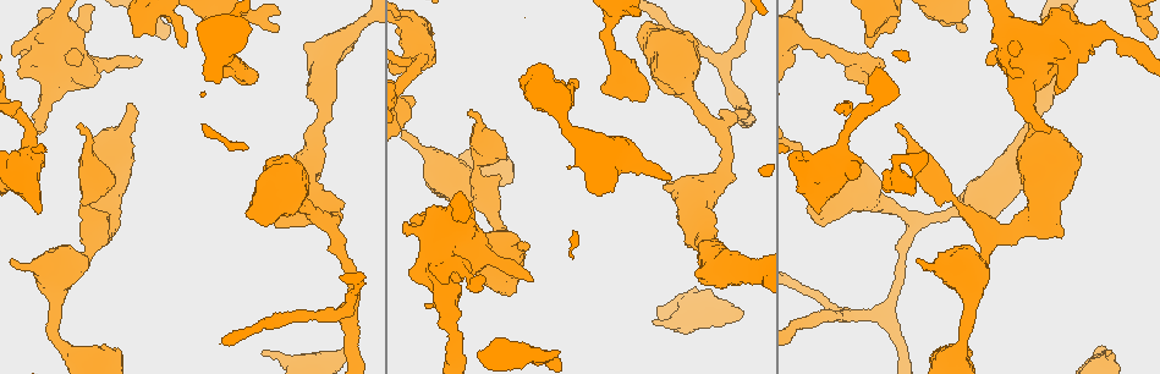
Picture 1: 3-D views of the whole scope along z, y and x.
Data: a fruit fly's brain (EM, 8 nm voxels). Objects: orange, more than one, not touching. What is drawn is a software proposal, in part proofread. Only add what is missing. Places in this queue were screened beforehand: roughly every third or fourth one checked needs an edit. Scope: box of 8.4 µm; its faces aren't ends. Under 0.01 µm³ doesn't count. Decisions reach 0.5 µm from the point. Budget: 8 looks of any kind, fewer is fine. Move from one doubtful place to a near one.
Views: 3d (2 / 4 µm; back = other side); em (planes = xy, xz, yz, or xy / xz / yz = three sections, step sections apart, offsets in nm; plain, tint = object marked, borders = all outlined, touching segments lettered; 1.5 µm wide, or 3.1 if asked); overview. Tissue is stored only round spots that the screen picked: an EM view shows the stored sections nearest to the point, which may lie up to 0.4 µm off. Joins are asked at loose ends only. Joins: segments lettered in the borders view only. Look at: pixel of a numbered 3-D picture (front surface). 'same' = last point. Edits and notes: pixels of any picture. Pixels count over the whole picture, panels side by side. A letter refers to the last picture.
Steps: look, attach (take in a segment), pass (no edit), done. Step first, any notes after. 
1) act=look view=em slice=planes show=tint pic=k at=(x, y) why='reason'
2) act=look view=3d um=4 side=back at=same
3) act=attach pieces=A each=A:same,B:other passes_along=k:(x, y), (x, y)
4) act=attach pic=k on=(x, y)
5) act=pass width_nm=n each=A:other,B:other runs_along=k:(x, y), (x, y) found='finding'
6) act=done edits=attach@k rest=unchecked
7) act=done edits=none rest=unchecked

act=look view=em slice=xy step=8 show=tint pic=1 at=(263, 356) why='free end'

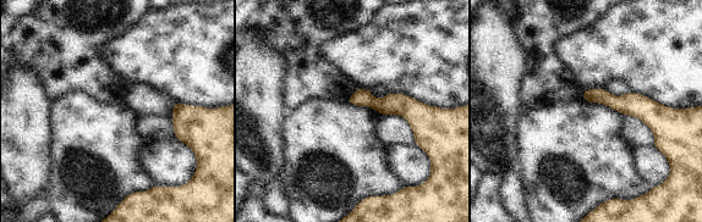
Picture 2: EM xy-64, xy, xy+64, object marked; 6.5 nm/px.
act=look view=em slice=xy step=8 show=borders at=same

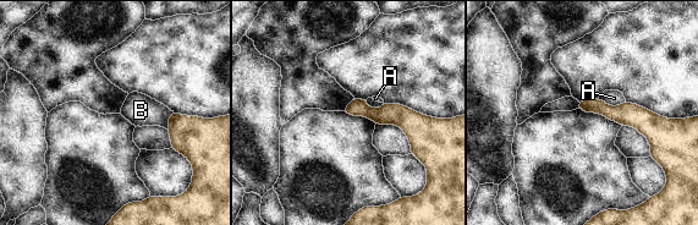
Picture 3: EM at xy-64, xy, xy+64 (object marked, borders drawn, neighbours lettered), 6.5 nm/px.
act=pass each=A:other,B:other found='none of them fits'

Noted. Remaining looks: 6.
act=look view=3d um=4 pic=1 at=(1104, 349) why='stops while still wide'

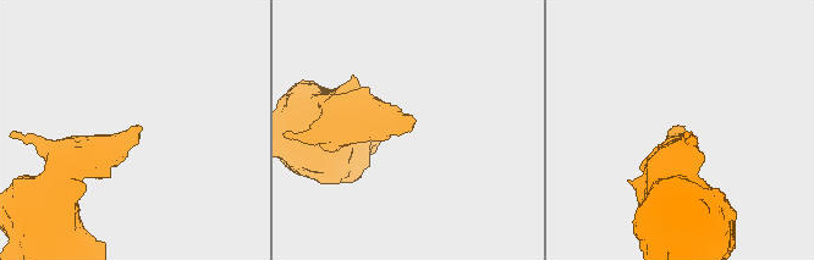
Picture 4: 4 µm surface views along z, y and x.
act=look view=em slice=planes show=plain pic=4 at=(139, 126) why='now the EM'

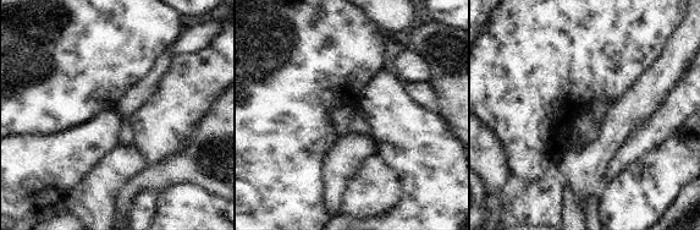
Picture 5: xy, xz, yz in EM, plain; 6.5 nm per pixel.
act=look view=em slice=planes show=borders at=same

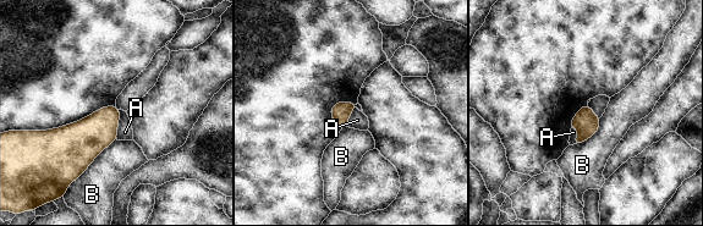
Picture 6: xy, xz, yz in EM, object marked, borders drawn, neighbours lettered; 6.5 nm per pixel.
act=pass longest_contact=B:420nm each=A:other,B:other border=6:(120, 109), (116, 138) found='no lettered segment goes on from it'

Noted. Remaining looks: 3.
act=look view=em slice=planes show=tint pic=1 at=(533, 279) why='branch stops here'

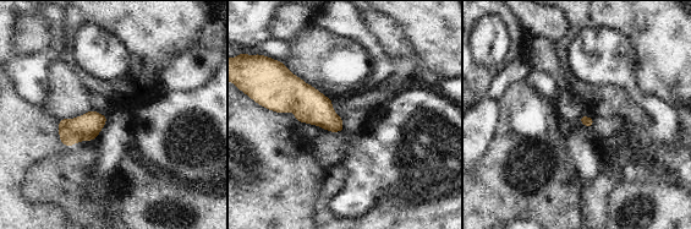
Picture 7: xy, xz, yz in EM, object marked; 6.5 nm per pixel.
act=look view=em slice=planes show=borders at=same

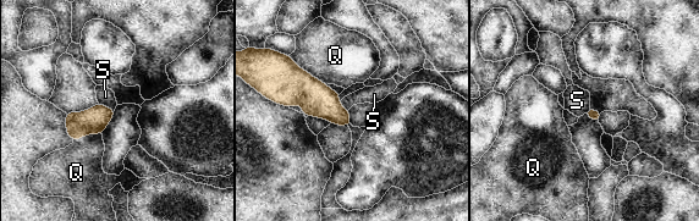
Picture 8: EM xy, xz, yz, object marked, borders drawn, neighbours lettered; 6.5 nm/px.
act=pass each=Q:other,S:other border=8:(99, 103), (114, 110) found='no lettered segment goes on from it'

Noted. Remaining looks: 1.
act=done edits=none rest=unchecked

